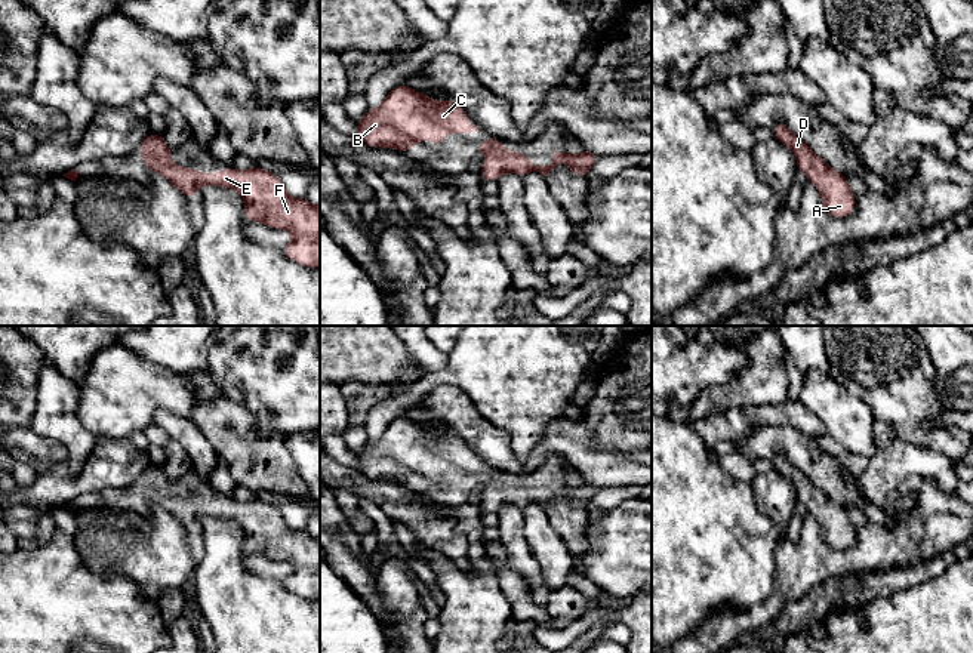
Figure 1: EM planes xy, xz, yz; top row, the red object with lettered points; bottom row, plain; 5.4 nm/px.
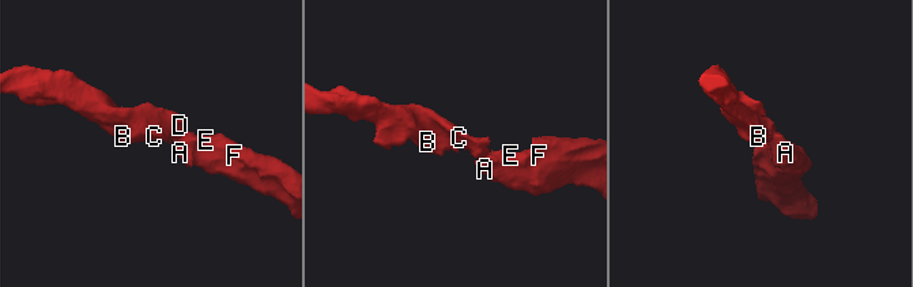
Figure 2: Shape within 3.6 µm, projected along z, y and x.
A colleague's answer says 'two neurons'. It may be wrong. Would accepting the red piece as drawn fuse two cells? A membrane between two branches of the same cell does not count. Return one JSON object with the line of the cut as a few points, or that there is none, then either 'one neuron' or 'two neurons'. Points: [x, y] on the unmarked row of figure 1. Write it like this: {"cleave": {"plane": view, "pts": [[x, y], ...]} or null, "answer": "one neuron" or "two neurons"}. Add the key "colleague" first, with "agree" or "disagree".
{"colleague": "disagree", "cleave": null, "answer": "one neuron"}

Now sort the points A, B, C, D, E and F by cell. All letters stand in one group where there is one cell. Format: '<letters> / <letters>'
A B C D E F

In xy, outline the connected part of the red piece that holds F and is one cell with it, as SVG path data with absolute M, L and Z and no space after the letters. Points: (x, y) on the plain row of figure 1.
M150 463L139 486L148 502L161 505L185 529L195 532L200 517L228 518L238 523L246 535L249 554L262 554L270 560L287 561L292 573L281 580L286 589L307 600L320 598L320 538L305 529L290 529L280 508L253 498L249 502L221 500L218 505L200 505L193 499L172 496L172 481L163 466Z

